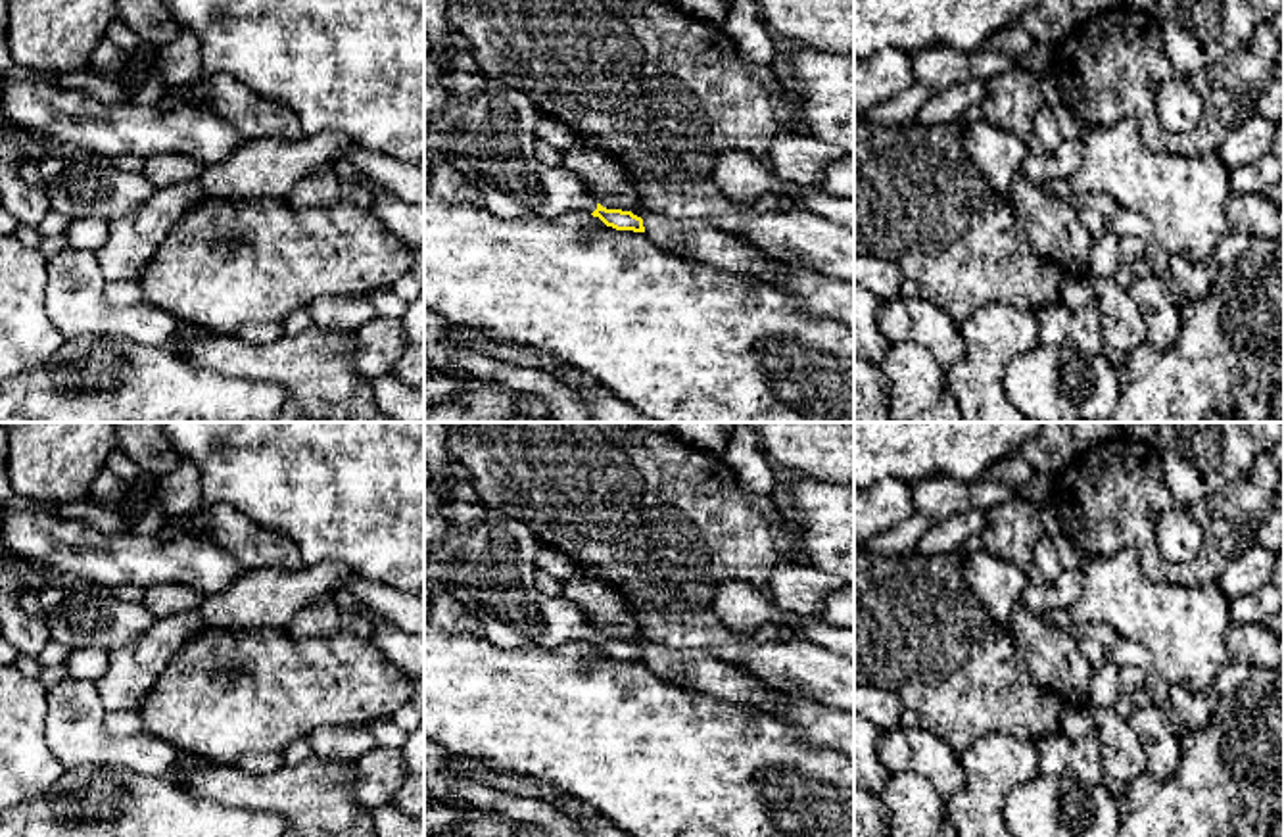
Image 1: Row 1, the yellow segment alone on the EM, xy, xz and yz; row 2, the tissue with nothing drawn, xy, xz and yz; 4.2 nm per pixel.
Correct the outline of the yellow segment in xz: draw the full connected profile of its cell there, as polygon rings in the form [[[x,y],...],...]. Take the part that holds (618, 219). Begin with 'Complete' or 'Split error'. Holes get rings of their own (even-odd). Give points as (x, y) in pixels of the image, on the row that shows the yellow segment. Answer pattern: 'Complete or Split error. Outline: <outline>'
Split error. Outline: [[[449,67],[438,81],[424,81],[424,163],[457,167],[497,217],[553,219],[580,209],[616,230],[645,232],[641,217],[603,207],[574,173],[535,157],[541,117],[516,86]]]

